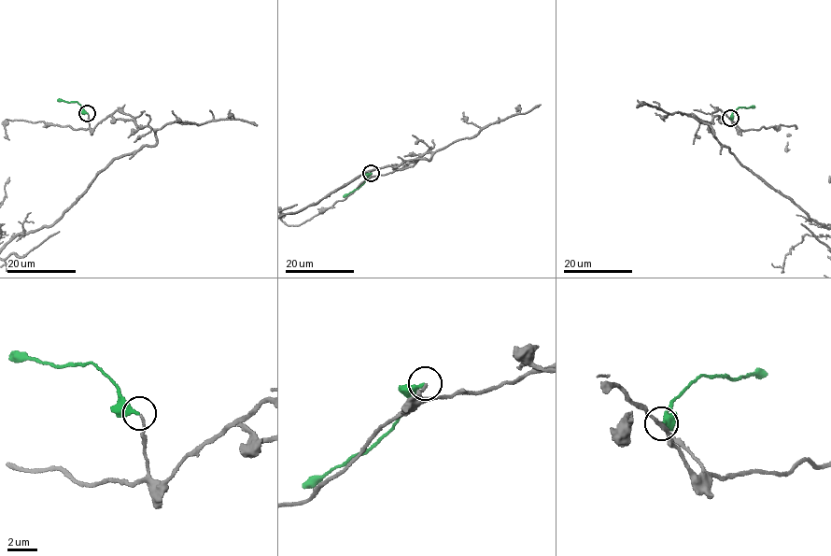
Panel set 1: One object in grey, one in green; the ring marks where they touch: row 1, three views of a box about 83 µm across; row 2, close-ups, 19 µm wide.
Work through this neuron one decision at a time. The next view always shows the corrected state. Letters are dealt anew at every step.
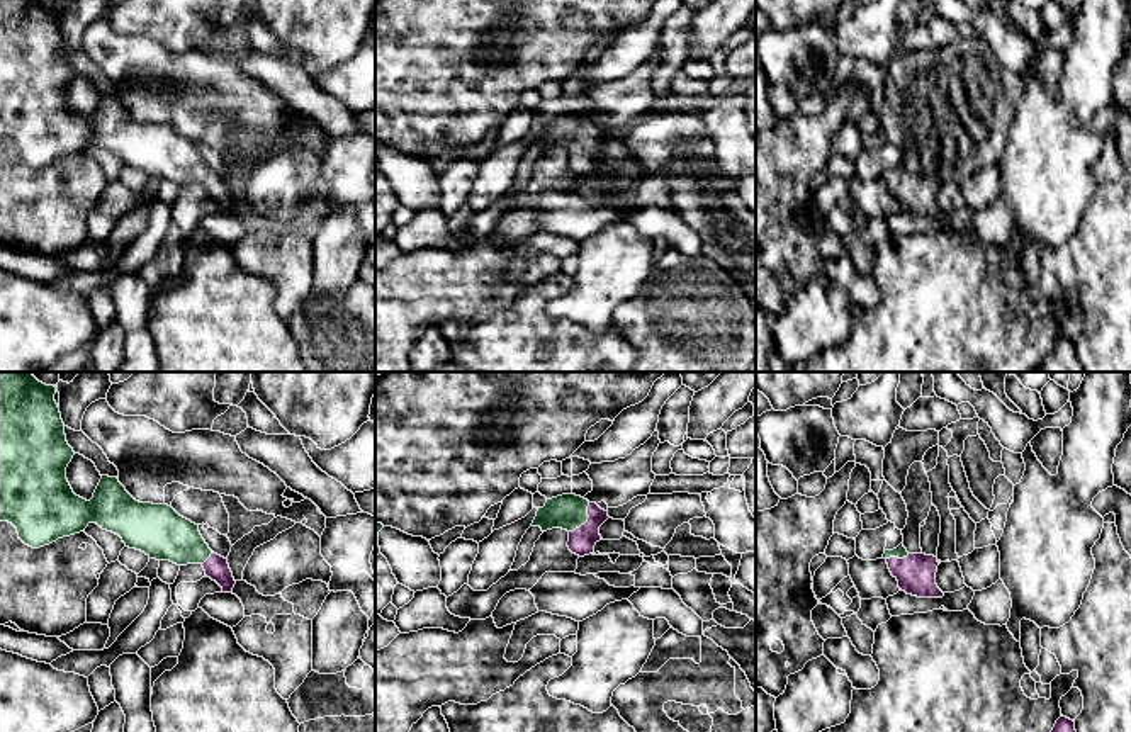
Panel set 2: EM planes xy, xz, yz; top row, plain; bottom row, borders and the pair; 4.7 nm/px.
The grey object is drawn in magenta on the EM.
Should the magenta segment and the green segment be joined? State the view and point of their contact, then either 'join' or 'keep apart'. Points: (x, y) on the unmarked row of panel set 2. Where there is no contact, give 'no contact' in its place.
xz (588, 140) | join

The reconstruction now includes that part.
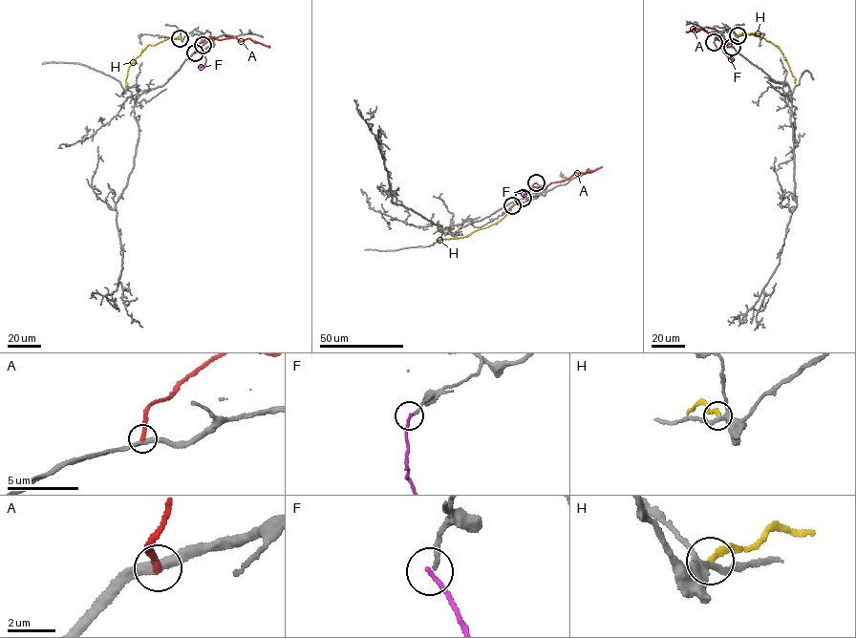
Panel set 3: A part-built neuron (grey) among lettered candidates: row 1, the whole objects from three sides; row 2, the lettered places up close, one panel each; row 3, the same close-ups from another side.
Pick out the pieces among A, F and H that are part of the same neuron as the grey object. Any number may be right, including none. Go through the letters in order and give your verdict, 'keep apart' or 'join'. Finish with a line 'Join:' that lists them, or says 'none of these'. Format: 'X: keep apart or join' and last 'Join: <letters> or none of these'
A: keep apart
F: keep apart
H: keep apart
Join: none of these

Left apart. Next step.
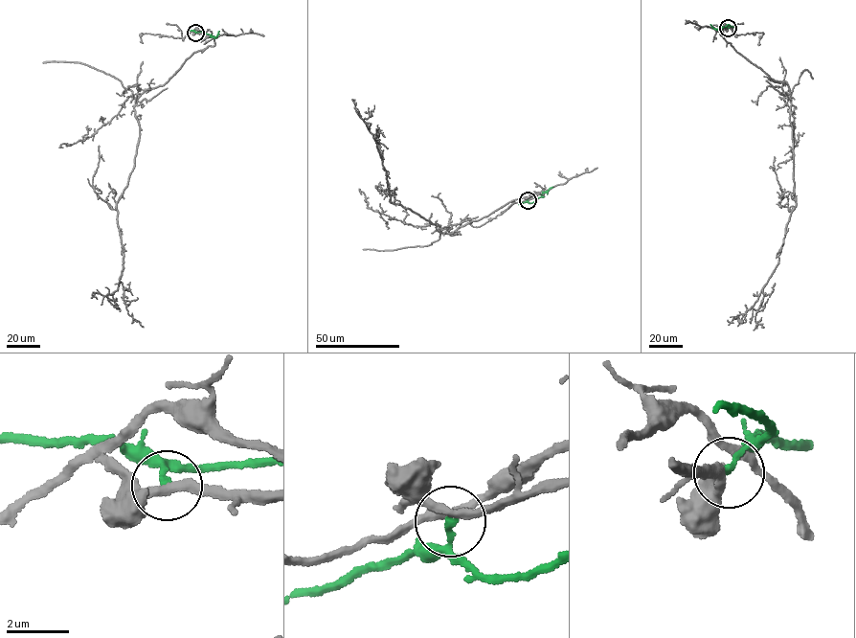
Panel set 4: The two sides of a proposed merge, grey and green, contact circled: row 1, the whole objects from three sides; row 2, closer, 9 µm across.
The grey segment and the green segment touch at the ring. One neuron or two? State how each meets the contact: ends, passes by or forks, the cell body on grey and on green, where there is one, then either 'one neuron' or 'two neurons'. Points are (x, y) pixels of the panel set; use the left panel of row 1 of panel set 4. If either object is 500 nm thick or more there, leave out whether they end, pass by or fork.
grey passes by; green ends there; no cell body on grey; no cell body on green; one neuron

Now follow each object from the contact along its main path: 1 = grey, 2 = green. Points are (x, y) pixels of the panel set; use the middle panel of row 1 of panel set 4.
1: (528, 200), (544, 192), (450, 233), (439, 231), (390, 201), (366, 111)
2: (528, 200), (533, 202), (553, 187)

